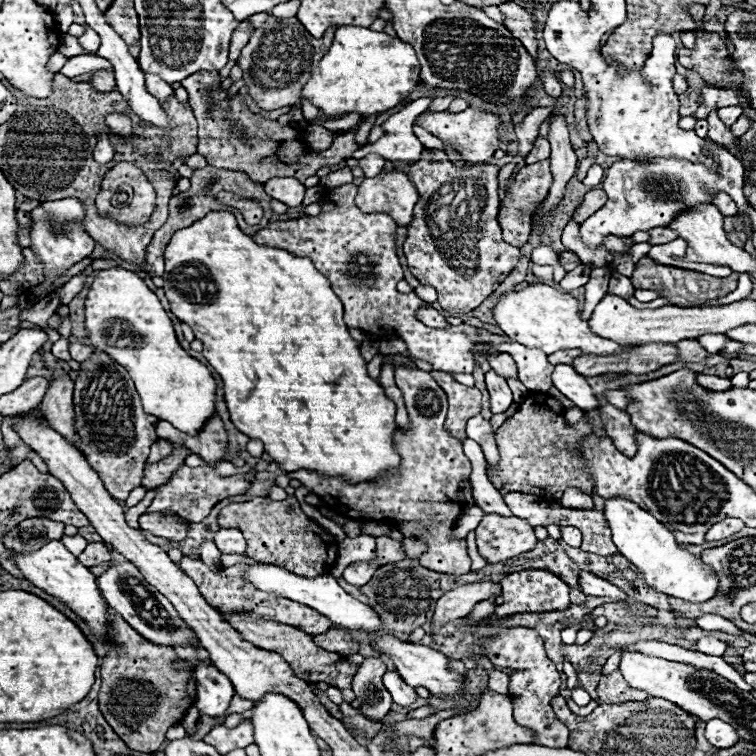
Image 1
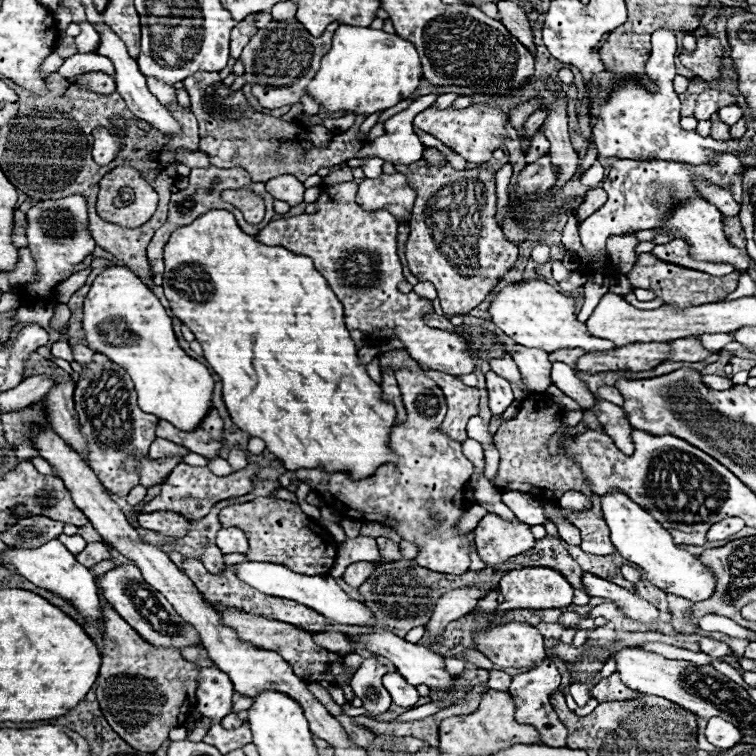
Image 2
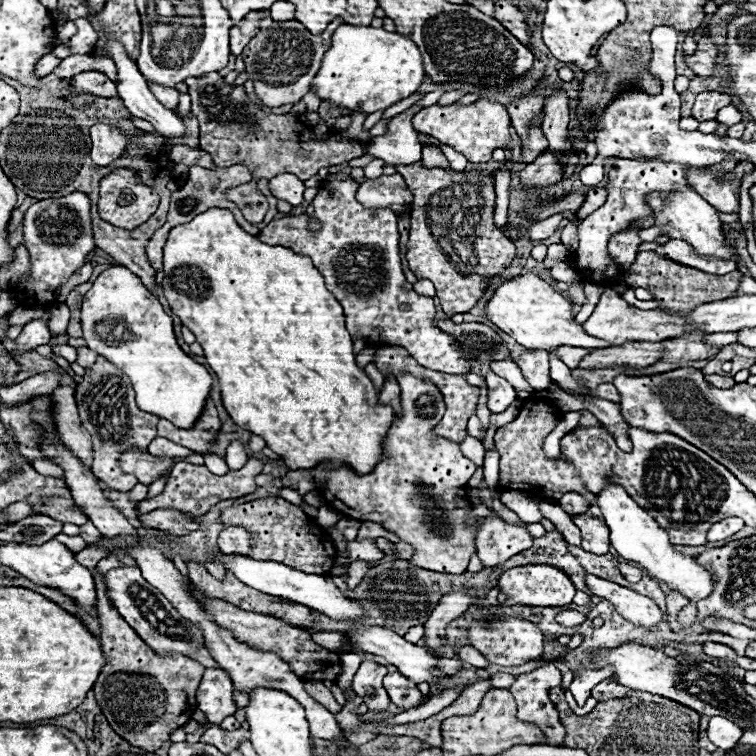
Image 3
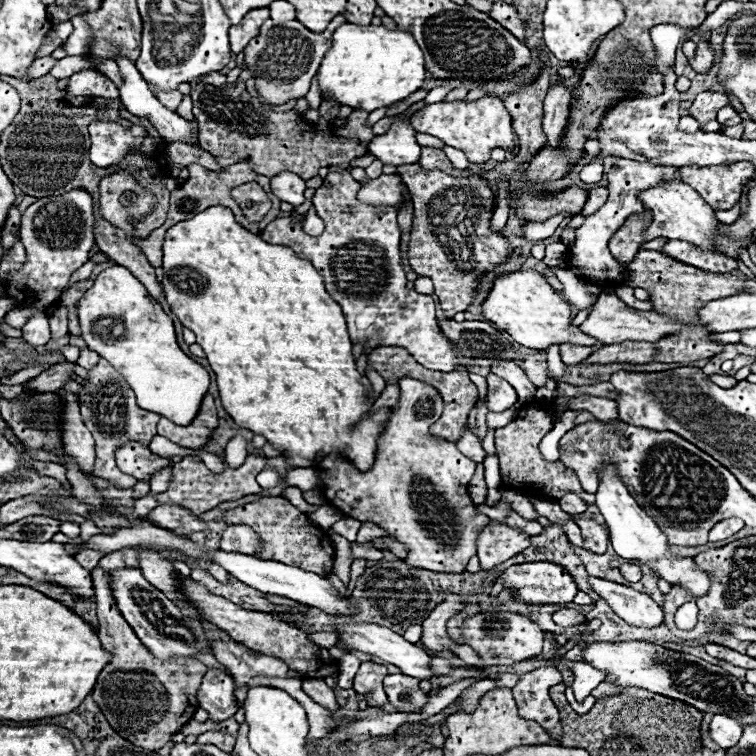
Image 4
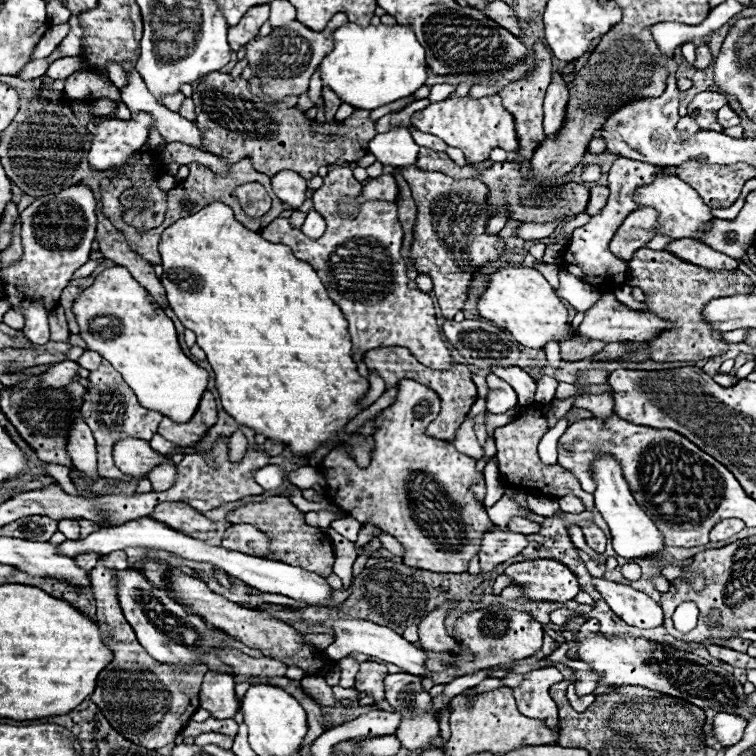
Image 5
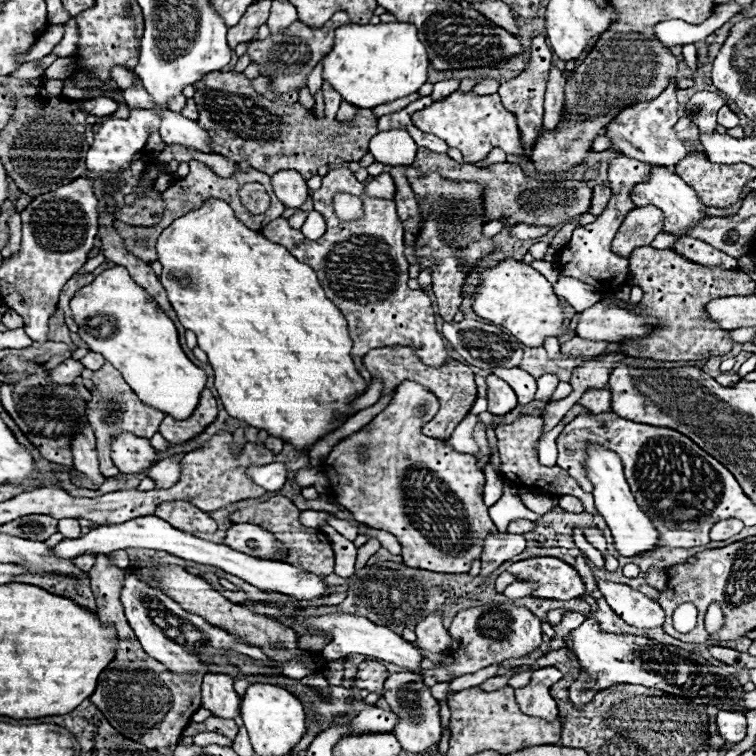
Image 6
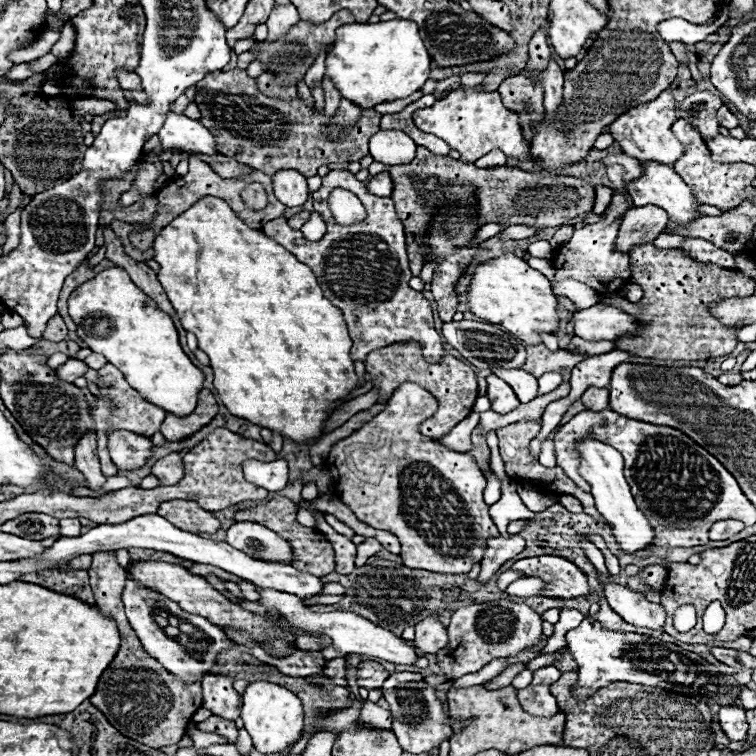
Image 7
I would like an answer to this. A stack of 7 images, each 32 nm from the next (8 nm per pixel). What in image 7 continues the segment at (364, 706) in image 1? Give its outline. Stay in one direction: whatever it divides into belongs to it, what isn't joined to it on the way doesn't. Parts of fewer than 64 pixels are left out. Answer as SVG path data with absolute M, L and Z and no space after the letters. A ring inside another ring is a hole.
M366 660L366 662L360 662L358 664L358 686L362 688L368 688L368 690L378 690L382 688L382 682L390 676L390 672L378 664L378 662L372 662L372 660Z

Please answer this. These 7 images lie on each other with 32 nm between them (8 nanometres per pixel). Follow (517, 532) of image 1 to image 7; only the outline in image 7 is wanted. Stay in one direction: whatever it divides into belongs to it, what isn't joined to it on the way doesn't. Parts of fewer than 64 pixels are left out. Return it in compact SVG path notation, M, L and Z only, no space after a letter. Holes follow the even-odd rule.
M508 534L504 536L496 536L496 538L488 538L486 542L486 552L482 558L482 570L478 574L480 582L488 582L490 576L508 560L512 560L516 554L520 554L524 550L526 542L522 536L518 534Z

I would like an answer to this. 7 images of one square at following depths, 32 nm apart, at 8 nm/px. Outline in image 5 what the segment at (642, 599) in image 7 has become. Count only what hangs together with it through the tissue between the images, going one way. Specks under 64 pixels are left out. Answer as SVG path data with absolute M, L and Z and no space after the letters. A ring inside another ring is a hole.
M592 578L594 588L602 594L608 606L630 626L636 628L656 628L662 626L664 614L658 602L654 602L644 592L638 592L630 586L616 584L604 578Z

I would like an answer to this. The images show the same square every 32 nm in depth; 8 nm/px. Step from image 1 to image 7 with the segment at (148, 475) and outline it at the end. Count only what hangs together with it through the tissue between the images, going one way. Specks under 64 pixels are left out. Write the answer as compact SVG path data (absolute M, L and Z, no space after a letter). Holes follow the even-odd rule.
M126 430L110 432L108 448L112 462L124 472L138 470L146 466L146 462L152 458L152 442L144 436L136 436Z

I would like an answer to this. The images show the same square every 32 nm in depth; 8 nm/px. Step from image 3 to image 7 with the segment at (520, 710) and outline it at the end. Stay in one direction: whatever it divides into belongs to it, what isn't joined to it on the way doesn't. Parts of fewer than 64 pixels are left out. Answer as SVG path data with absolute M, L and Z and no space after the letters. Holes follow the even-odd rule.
M544 666L544 668L534 670L534 678L532 678L530 686L517 691L520 706L528 714L552 718L552 714L558 712L558 704L556 704L556 698L552 698L548 686L552 686L552 682L556 682L556 678L560 678L560 674L562 672L554 666Z

